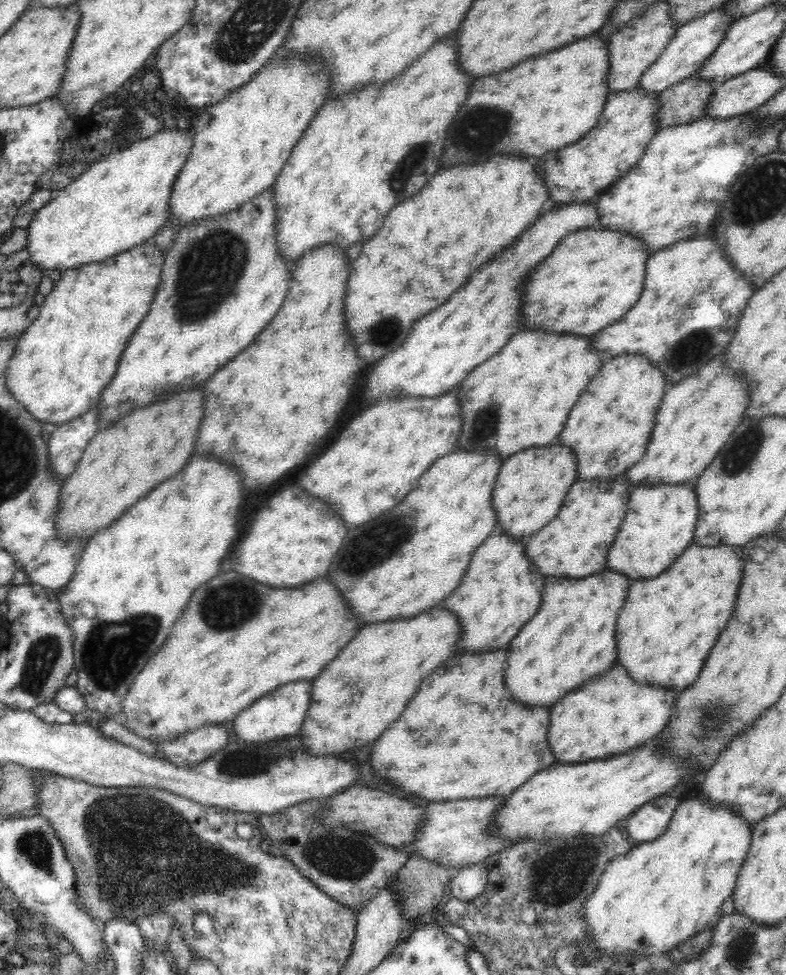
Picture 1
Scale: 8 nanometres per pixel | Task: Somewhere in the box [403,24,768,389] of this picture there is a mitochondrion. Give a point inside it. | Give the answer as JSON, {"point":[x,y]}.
{"point":[474,135]}

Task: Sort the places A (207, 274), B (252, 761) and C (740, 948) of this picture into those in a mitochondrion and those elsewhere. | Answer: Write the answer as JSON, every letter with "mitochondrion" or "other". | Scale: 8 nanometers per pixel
{"A":"mitochondrion","B":"mitochondrion","C":"mitochondrion"}

